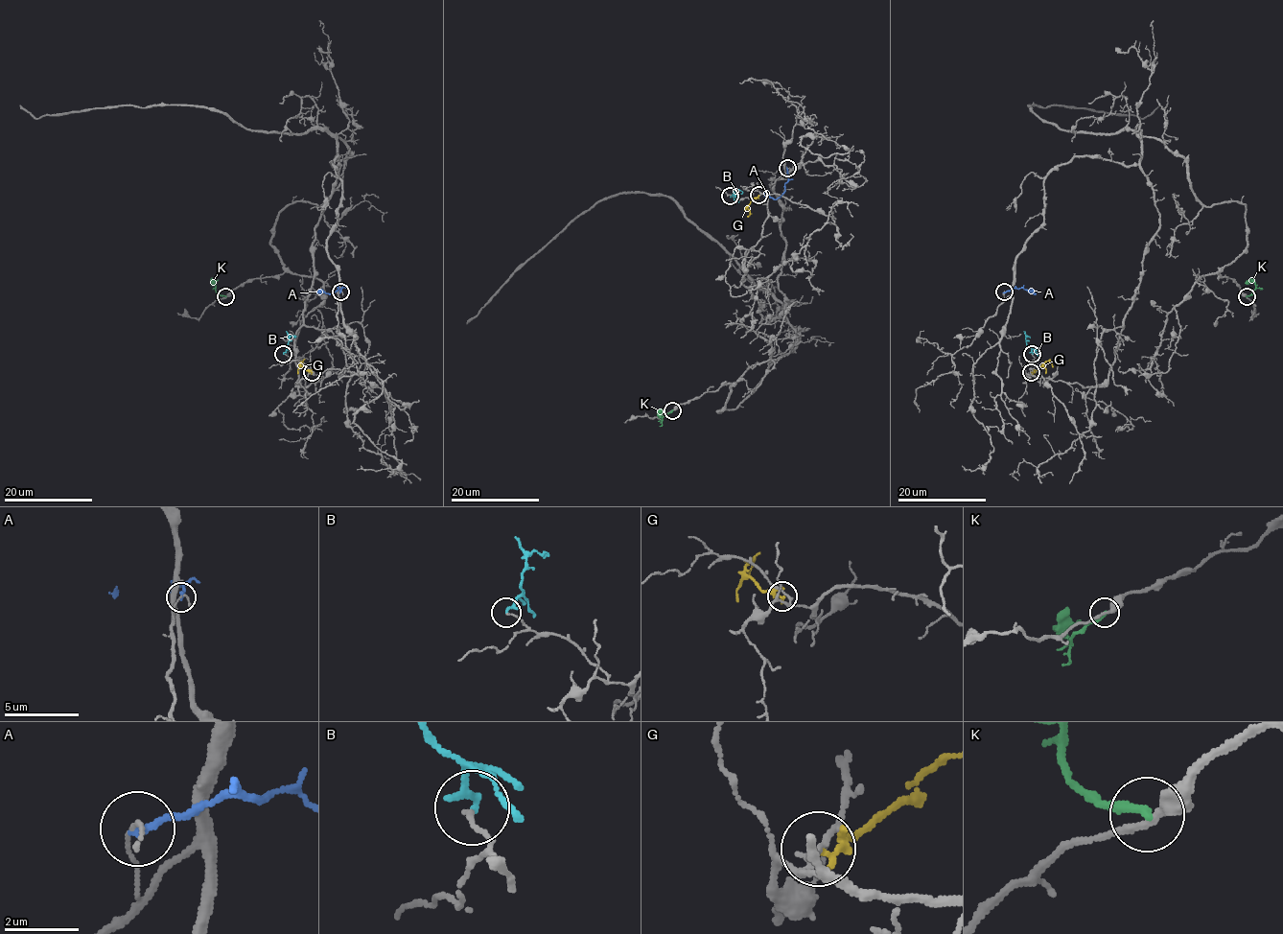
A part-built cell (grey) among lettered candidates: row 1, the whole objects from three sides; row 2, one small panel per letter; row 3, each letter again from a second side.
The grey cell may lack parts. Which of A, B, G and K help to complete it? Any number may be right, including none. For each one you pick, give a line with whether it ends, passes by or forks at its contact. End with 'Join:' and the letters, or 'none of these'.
Join: none of these

